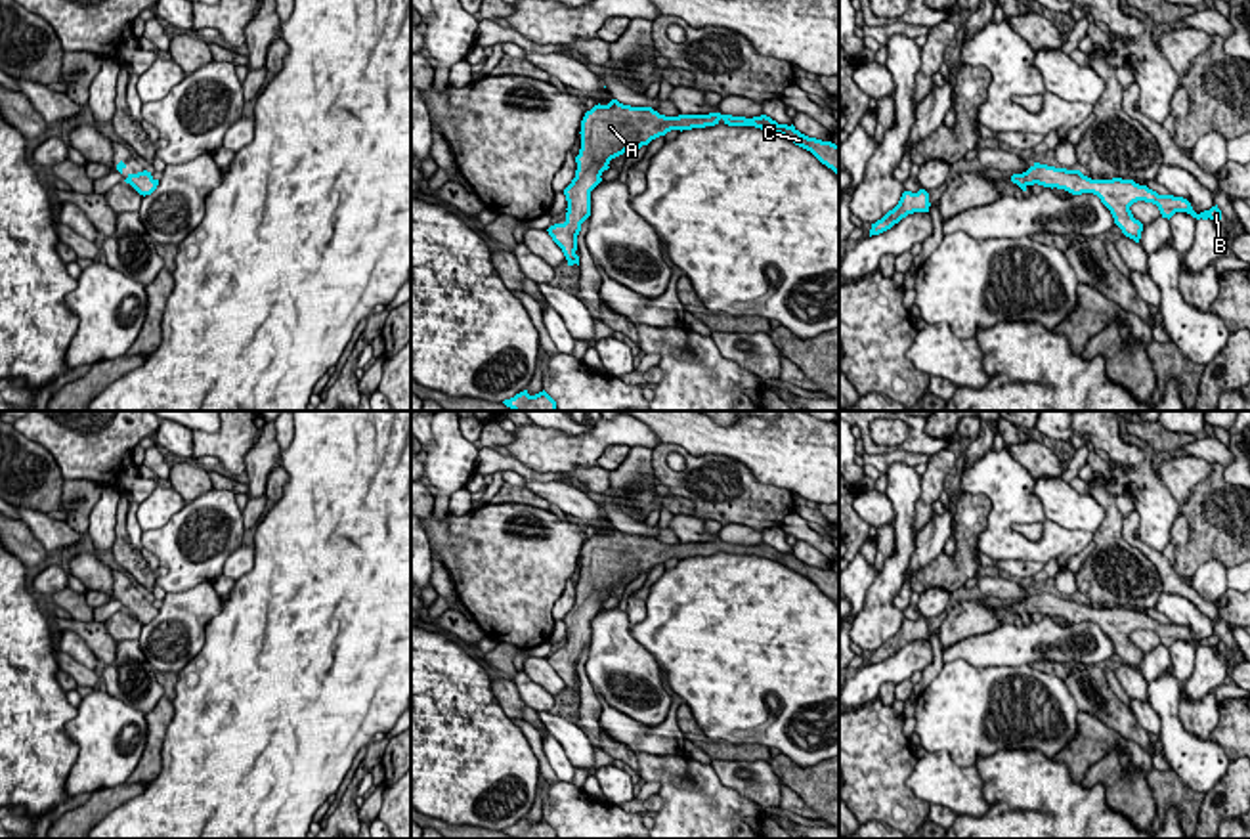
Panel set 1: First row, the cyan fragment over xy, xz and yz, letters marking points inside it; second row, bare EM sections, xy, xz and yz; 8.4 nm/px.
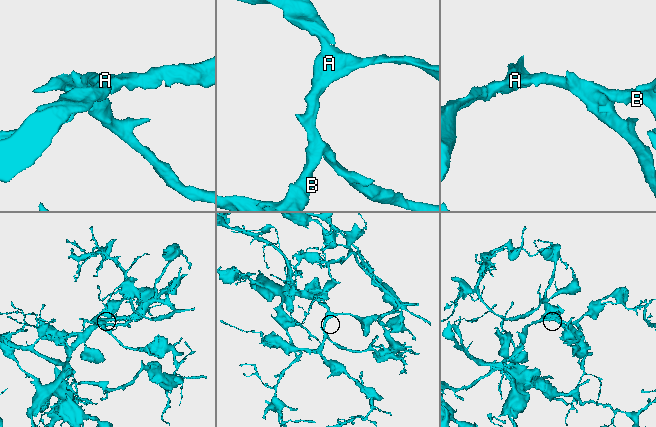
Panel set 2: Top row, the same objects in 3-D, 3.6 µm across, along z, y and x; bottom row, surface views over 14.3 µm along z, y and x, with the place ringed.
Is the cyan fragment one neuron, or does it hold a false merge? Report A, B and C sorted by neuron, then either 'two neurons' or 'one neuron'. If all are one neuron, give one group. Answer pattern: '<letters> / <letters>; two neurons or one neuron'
A B C; one neuron

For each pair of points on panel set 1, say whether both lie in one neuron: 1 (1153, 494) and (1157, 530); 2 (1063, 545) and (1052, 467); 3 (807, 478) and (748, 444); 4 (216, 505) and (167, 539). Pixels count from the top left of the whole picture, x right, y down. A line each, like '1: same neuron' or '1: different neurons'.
1: same neuron
2: different neurons
3: same neuron
4: same neuron

